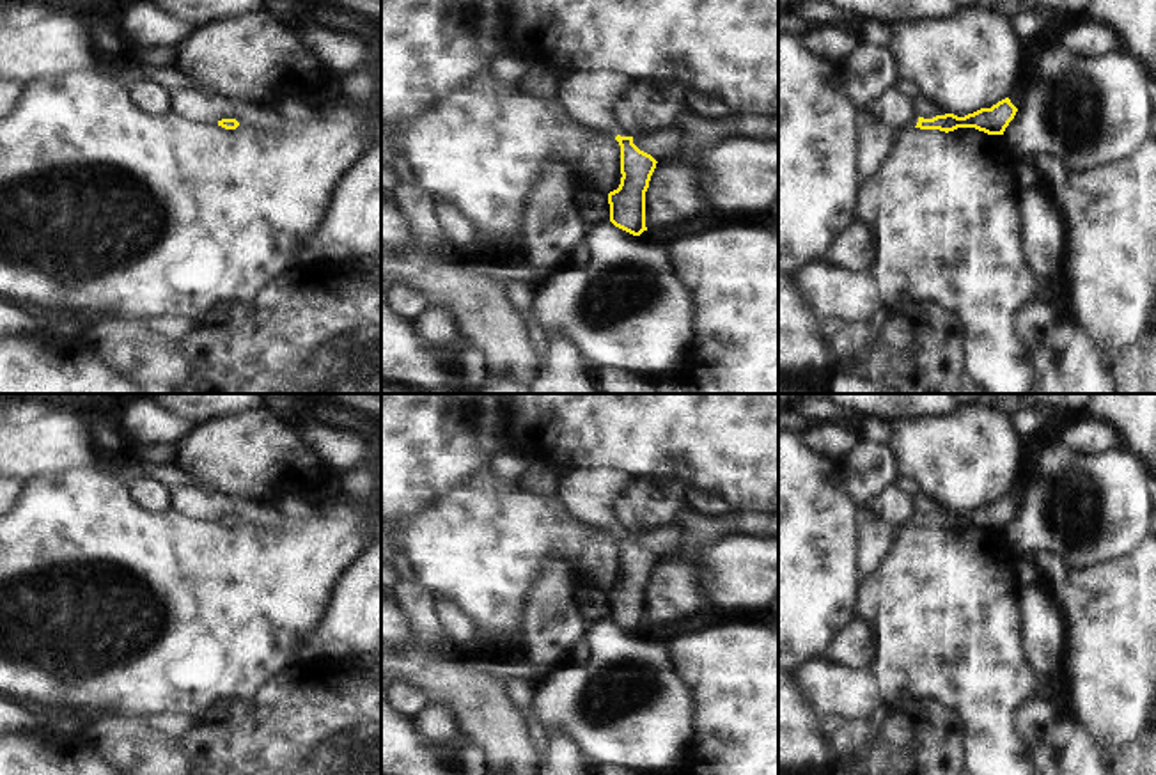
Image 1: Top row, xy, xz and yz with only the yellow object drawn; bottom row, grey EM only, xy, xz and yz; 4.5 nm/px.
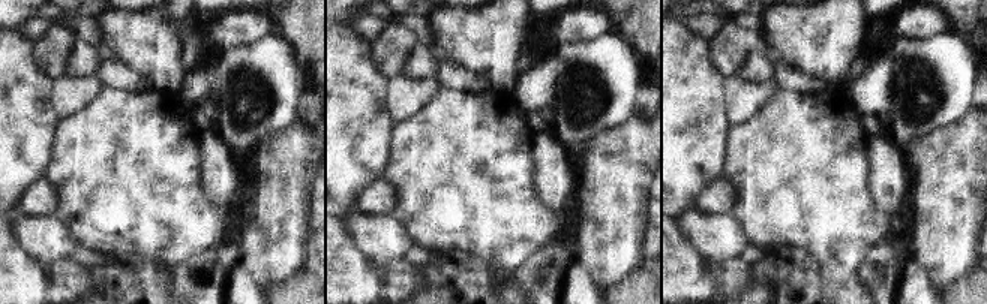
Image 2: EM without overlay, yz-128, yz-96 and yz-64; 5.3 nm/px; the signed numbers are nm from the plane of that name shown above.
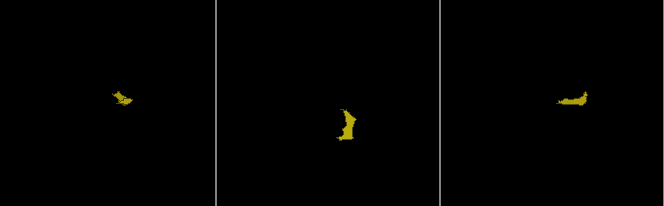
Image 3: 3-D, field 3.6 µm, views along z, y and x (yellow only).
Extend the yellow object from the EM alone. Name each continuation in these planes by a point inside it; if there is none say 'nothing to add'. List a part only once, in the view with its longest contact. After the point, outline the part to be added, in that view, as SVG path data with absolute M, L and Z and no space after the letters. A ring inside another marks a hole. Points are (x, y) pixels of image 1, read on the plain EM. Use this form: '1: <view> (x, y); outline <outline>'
1: xz (593, 495); outline M615 466L578 470L558 488L569 509L585 523L613 534L629 534L617 516L617 505L637 477Z

